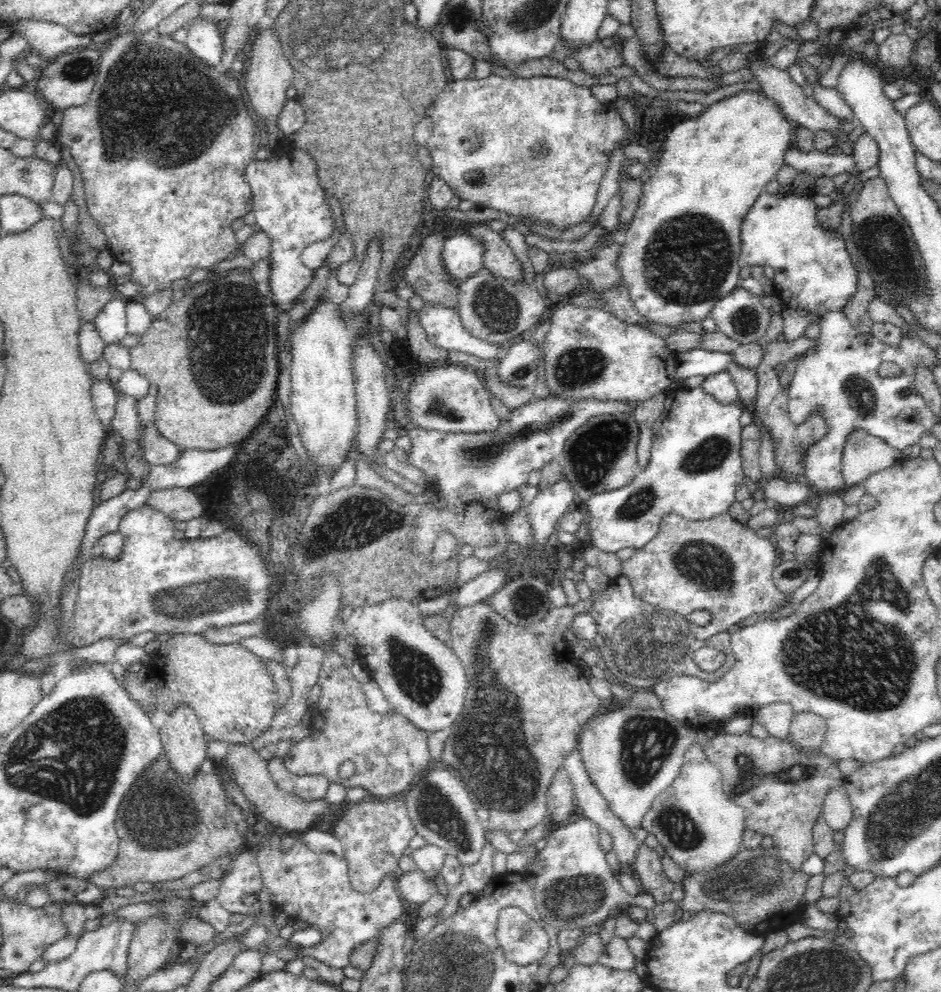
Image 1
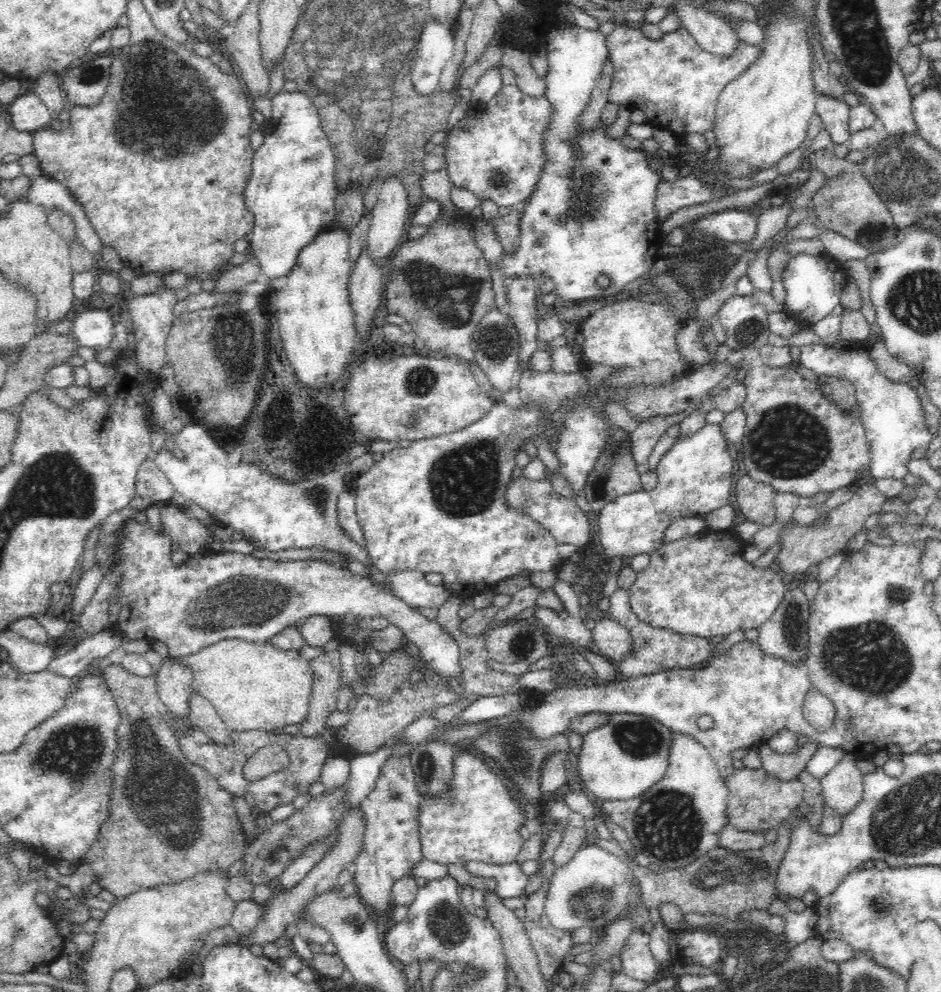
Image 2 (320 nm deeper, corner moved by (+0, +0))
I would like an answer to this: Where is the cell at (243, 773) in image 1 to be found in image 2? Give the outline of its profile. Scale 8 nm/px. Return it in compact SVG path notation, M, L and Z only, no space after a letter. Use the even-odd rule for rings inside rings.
M194 692L189 701L189 722L187 723L187 726L192 725L202 729L220 745L226 745L226 747L231 745L231 731L215 712L210 701L204 700Z

